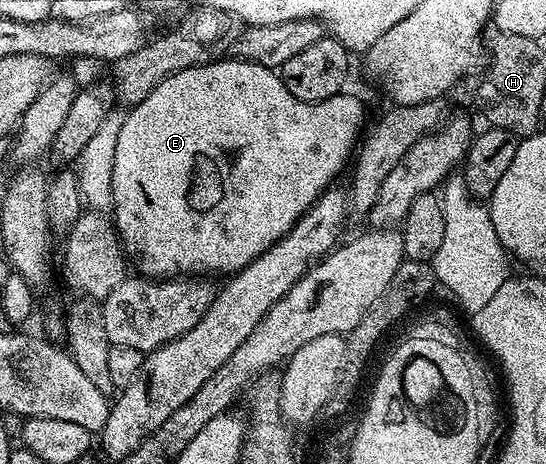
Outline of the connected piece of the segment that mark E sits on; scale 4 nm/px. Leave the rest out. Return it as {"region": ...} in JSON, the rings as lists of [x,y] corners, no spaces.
{"region":[[[238,58],[226,59],[216,59],[210,64],[181,70],[181,74],[165,78],[165,82],[161,82],[161,86],[157,86],[157,90],[153,90],[149,98],[145,98],[127,112],[125,126],[121,126],[121,135],[117,138],[117,154],[113,154],[113,170],[110,173],[109,185],[111,200],[115,203],[113,223],[119,231],[126,255],[133,261],[134,267],[136,264],[140,268],[136,269],[144,277],[187,278],[192,274],[211,274],[207,272],[234,274],[241,271],[256,258],[263,256],[265,250],[272,248],[312,208],[318,196],[336,183],[335,175],[346,166],[347,159],[349,164],[360,143],[363,104],[357,97],[340,94],[310,104],[289,94],[282,75],[276,69],[251,64]]]}

